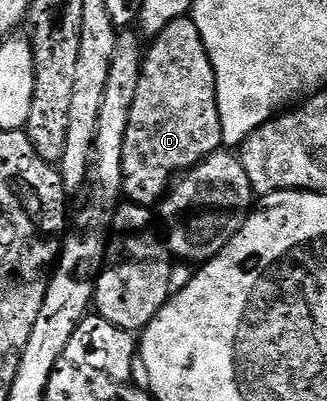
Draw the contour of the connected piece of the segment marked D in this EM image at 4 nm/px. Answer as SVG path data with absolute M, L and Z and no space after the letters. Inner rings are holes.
M184 17L172 21L170 25L165 25L165 29L161 29L158 37L150 40L143 57L141 81L137 81L137 97L129 113L129 129L125 129L121 149L123 195L132 203L148 209L154 208L170 191L177 177L205 161L223 146L217 81L209 53L205 49L205 41L201 41L201 33L194 18Z

